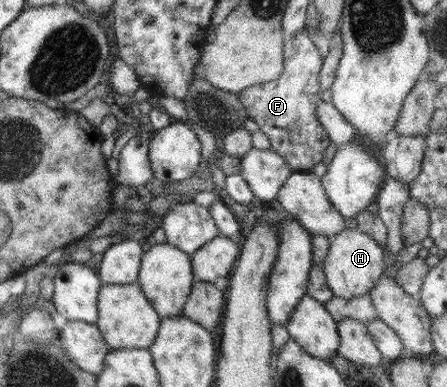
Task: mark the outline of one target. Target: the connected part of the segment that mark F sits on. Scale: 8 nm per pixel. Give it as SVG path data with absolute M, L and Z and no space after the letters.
M306 28L284 42L284 70L280 76L267 83L245 88L239 93L240 103L244 105L249 118L269 138L270 149L282 156L292 171L311 172L316 164L322 163L331 142L316 111L323 102L319 81L323 58L306 33Z

